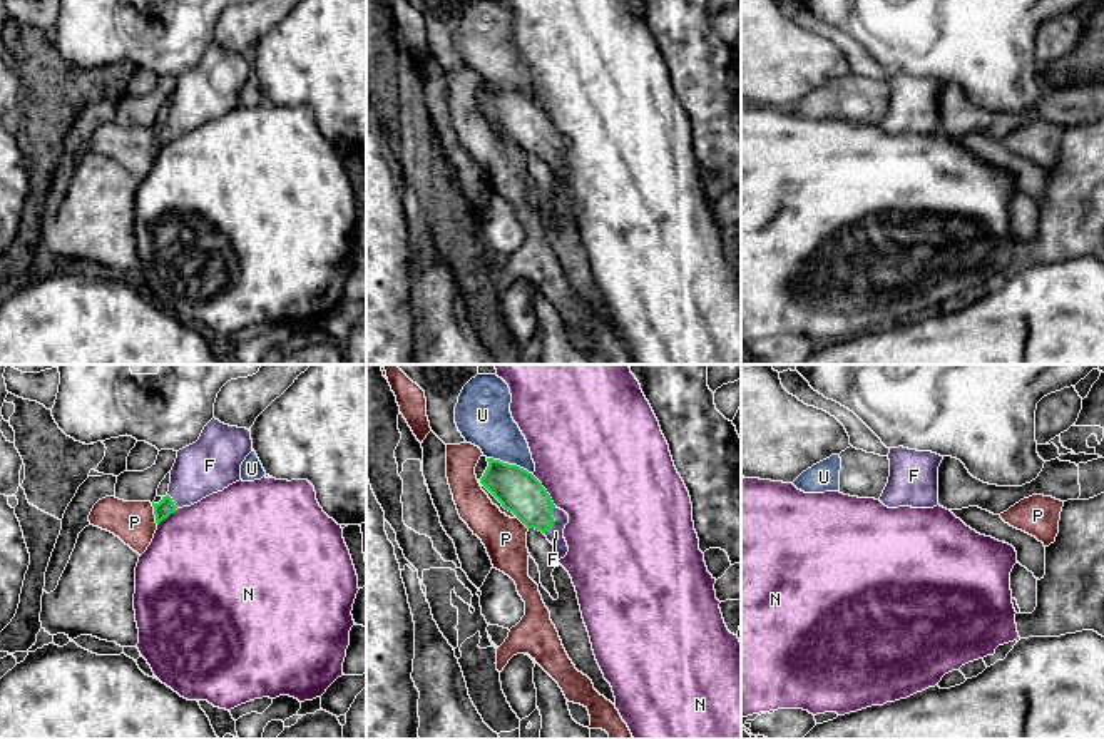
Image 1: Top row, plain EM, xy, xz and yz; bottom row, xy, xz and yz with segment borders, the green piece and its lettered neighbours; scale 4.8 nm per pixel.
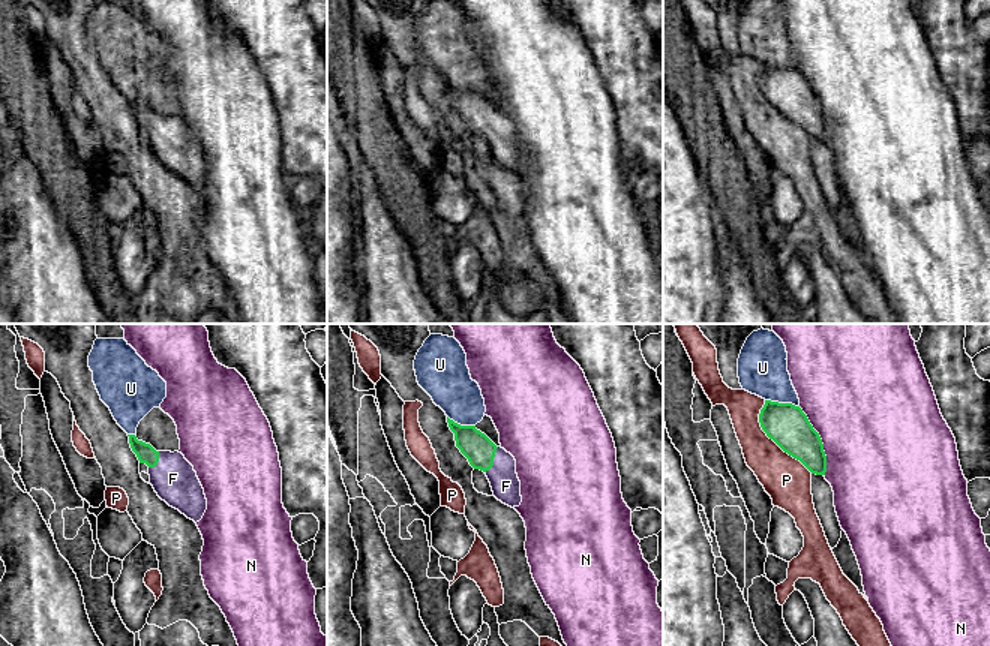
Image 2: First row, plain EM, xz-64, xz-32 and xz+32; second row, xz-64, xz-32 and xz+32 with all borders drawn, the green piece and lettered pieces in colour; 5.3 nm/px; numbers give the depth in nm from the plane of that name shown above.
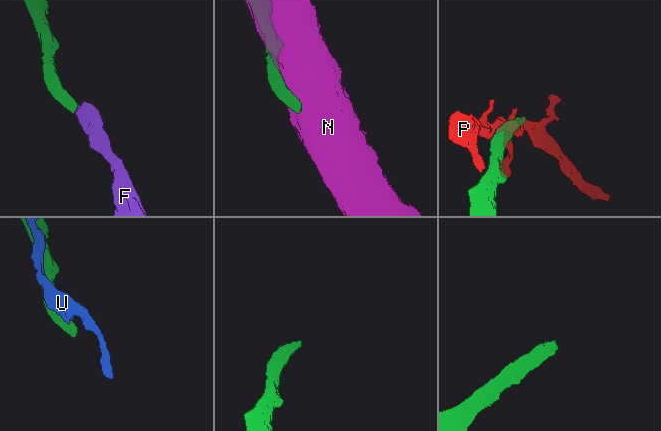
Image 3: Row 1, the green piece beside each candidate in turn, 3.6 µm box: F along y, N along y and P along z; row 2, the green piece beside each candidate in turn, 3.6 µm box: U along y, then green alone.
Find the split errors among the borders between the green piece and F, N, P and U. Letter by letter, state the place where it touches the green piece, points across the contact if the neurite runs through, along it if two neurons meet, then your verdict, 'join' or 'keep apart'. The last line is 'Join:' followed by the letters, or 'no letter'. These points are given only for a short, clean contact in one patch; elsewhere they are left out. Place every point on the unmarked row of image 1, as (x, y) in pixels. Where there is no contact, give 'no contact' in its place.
F: contact xz (554, 146); way xz (519, 117), (542, 141), (554, 146), (556, 157); join
N: contact xz (546, 116); keep apart
P: contact xy (154, 139); keep apart
U: contact xz (507, 89); keep apart
Join: F

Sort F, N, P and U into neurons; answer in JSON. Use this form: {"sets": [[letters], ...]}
{"sets": [["F"], ["N"], ["P"], ["U"]]}

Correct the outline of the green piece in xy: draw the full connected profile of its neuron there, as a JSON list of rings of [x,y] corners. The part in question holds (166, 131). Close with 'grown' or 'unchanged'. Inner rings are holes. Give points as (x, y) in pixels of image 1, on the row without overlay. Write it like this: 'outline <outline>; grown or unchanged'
outline [[[212,43],[202,55],[199,65],[177,77],[176,89],[171,95],[169,117],[159,129],[152,127],[156,149],[174,139],[177,134],[191,132],[202,124],[222,117],[241,105],[241,90],[253,77],[251,57],[246,54],[229,52]]]; grown

